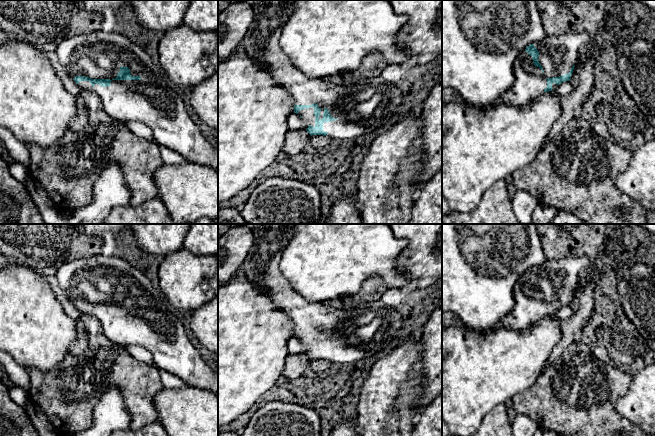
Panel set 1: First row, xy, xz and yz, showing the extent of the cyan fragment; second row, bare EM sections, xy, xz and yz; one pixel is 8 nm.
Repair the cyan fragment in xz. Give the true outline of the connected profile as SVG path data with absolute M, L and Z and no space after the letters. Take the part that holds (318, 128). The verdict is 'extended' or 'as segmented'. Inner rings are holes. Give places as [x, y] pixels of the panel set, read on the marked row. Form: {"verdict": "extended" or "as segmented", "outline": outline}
{"verdict": "extended", "outline": "M260 0L254 3L254 19L239 48L253 62L266 68L276 83L291 95L294 113L299 114L306 122L306 131L311 136L323 135L332 140L349 140L374 132L386 125L393 116L399 115L399 107L404 101L403 94L396 84L386 82L381 76L336 85L323 78L310 78L291 63L279 40L296 1Z"}

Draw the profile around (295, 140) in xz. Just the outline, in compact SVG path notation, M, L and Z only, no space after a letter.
M289 130L285 136L282 152L289 155L296 155L303 151L304 146L309 142L310 134L304 130Z

